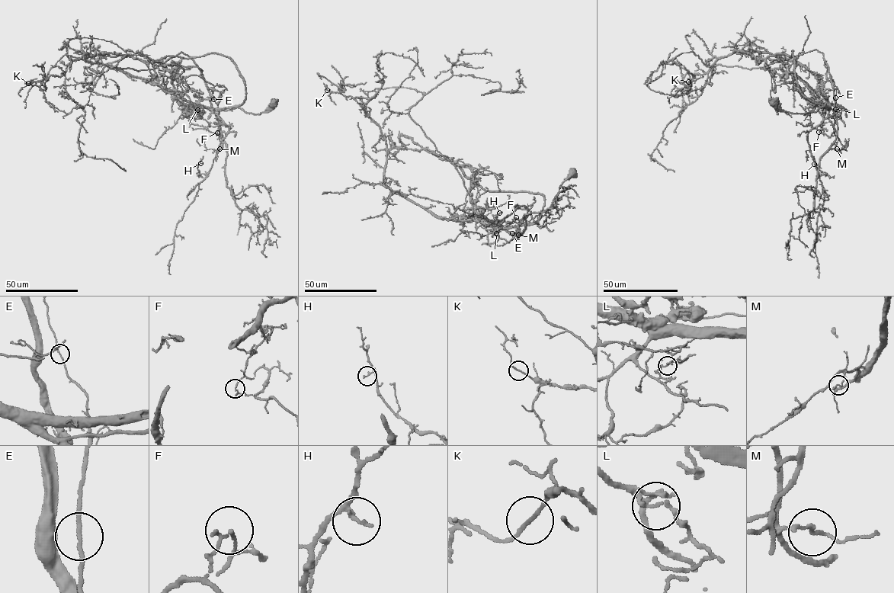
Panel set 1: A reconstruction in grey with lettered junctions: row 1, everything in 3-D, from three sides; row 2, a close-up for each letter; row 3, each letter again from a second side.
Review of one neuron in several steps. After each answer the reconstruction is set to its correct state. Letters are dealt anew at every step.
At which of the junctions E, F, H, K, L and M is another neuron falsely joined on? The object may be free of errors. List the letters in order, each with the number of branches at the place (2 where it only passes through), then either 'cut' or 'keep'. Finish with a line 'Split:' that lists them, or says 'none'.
E: 2 branches meet; keep
F: 2 branches meet; cut
H: 2 branches meet; keep
K: 2 branches meet; keep
L: 2 branches meet; keep
M: 2 branches meet; keep
Split: F

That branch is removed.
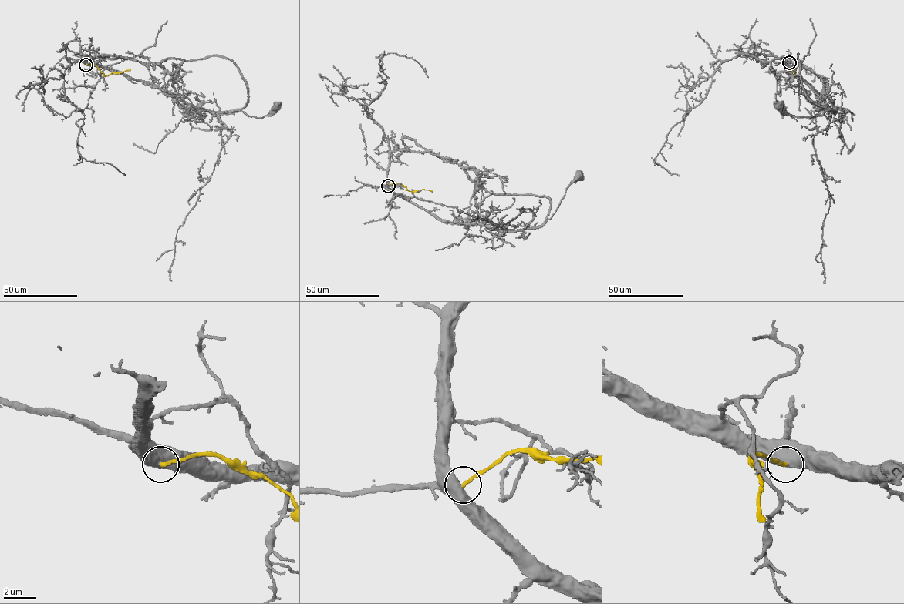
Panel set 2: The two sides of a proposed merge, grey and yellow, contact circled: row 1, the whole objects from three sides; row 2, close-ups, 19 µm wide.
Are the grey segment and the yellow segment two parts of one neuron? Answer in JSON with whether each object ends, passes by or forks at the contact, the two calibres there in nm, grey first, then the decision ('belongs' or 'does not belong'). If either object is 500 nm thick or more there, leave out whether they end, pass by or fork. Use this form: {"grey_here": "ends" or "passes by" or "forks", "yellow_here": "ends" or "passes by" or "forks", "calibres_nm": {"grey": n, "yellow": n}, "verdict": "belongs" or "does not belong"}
{"calibres_nm": {"grey": 700, "yellow": 200}, "verdict": "does not belong"}

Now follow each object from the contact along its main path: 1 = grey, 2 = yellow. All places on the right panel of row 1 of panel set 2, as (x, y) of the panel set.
1: (789, 63), (804, 65), (826, 82), (828, 96), (835, 110), (827, 110), (821, 115), (794, 116), (777, 105)
2: (789, 63), (787, 62), (787, 67), (793, 74), (796, 72), (792, 72), (795, 67)

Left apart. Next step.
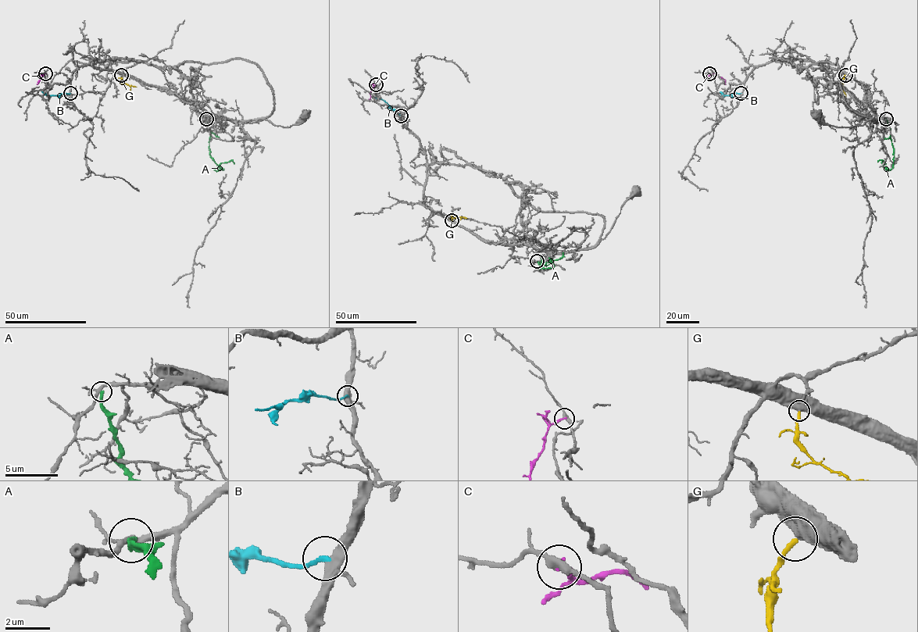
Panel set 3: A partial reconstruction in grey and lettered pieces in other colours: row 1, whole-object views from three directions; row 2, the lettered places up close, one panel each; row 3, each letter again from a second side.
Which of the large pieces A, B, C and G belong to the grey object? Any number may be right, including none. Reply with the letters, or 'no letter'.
G

